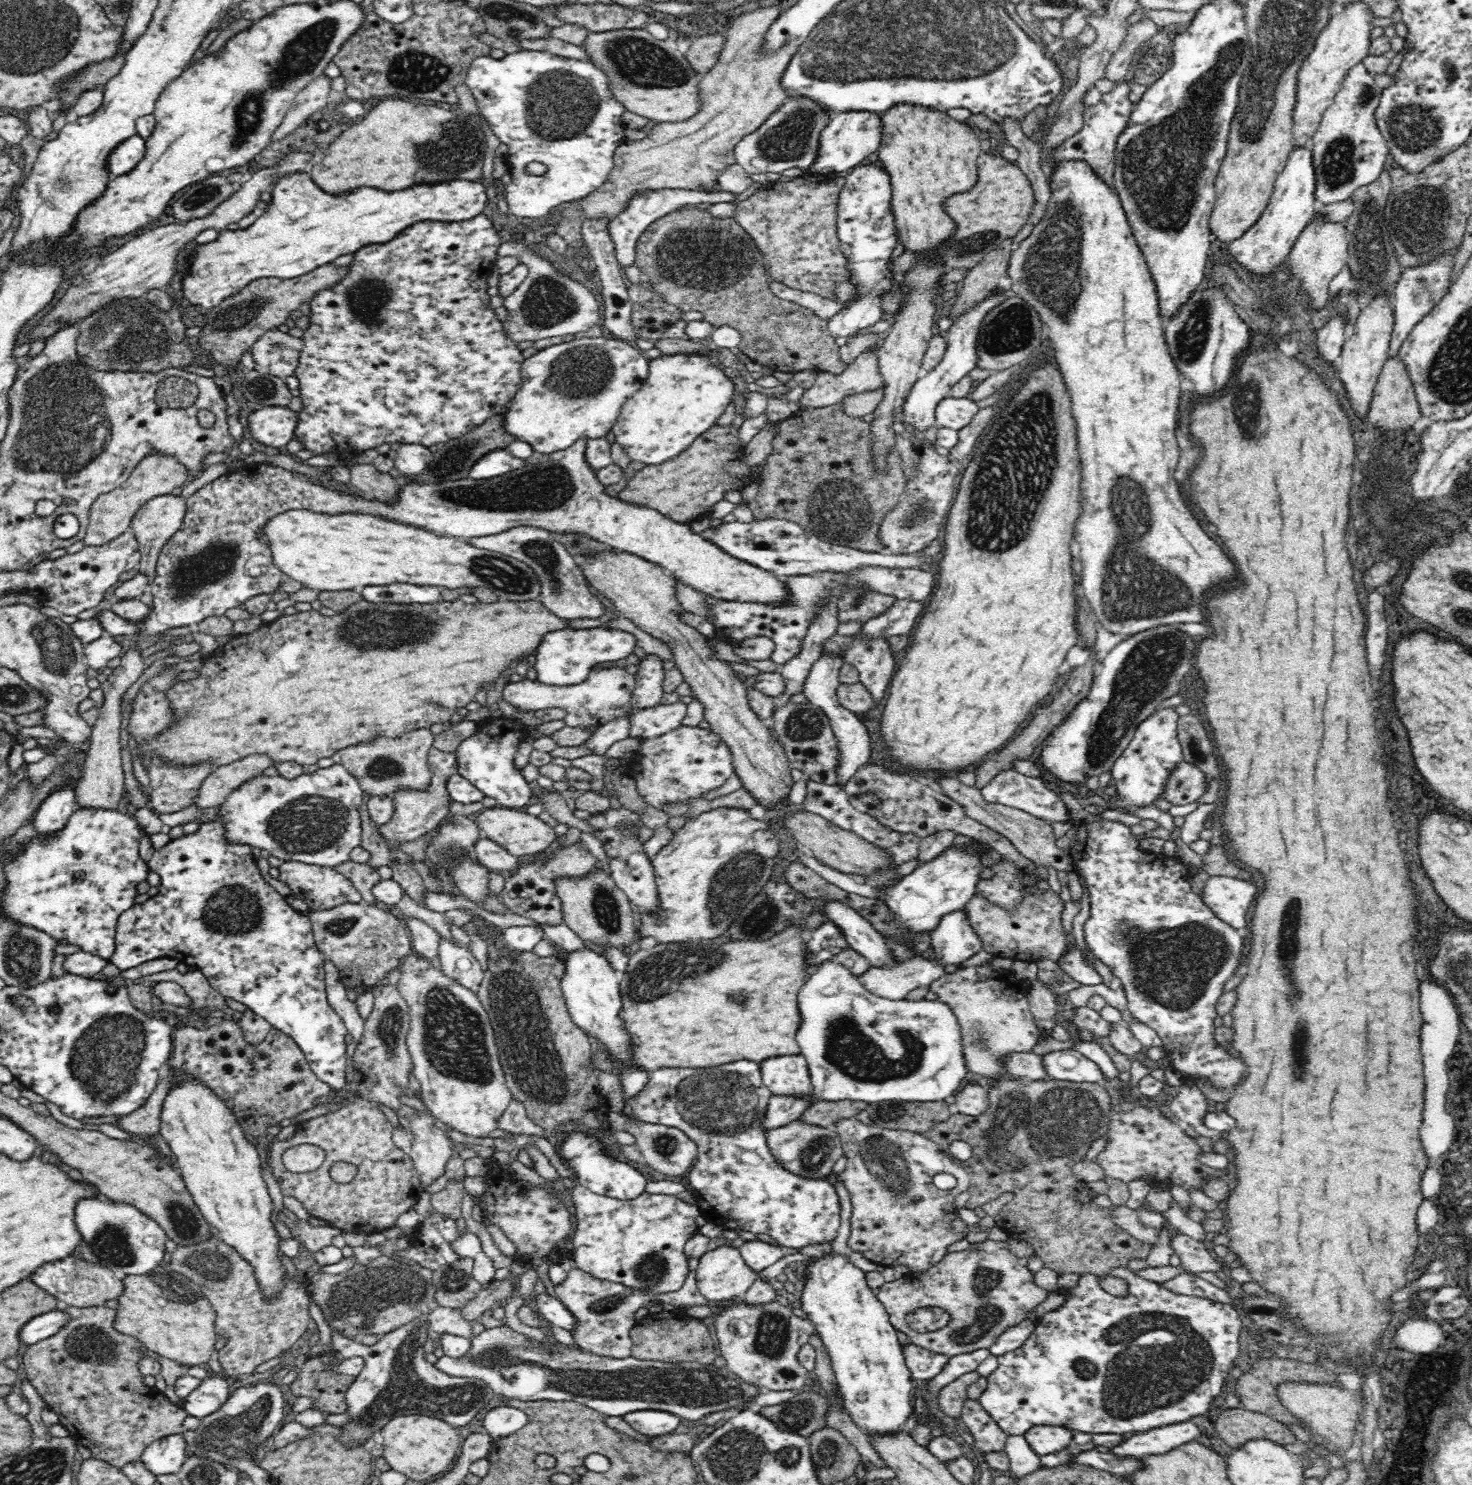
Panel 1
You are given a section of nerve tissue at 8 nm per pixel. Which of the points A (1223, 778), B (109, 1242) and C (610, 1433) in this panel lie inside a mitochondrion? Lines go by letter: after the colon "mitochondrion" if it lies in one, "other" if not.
A: other
B: mitochondrion
C: other

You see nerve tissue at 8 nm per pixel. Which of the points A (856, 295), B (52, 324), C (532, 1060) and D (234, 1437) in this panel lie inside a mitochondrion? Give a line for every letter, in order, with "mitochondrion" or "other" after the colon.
A: other
B: mitochondrion
C: mitochondrion
D: mitochondrion

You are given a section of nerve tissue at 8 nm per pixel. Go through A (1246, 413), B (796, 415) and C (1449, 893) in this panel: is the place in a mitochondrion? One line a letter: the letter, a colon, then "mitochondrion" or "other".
A: mitochondrion
B: other
C: other

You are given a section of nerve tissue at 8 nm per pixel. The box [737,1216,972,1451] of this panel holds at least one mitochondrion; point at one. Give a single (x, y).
(772, 1333)

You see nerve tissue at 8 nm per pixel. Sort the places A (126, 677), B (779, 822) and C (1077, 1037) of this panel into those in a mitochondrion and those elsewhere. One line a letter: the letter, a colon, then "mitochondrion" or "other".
A: other
B: other
C: other

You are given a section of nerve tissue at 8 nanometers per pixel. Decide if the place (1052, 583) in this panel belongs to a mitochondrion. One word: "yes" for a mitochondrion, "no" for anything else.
no

